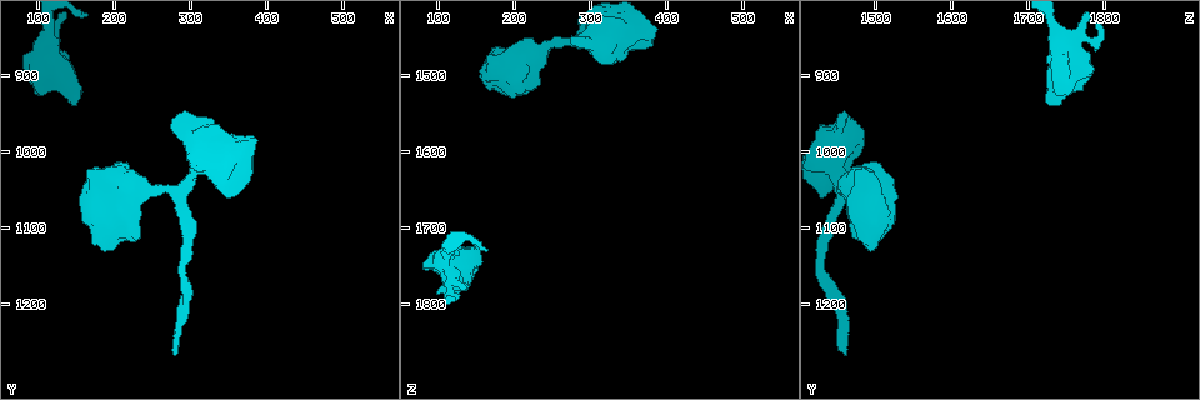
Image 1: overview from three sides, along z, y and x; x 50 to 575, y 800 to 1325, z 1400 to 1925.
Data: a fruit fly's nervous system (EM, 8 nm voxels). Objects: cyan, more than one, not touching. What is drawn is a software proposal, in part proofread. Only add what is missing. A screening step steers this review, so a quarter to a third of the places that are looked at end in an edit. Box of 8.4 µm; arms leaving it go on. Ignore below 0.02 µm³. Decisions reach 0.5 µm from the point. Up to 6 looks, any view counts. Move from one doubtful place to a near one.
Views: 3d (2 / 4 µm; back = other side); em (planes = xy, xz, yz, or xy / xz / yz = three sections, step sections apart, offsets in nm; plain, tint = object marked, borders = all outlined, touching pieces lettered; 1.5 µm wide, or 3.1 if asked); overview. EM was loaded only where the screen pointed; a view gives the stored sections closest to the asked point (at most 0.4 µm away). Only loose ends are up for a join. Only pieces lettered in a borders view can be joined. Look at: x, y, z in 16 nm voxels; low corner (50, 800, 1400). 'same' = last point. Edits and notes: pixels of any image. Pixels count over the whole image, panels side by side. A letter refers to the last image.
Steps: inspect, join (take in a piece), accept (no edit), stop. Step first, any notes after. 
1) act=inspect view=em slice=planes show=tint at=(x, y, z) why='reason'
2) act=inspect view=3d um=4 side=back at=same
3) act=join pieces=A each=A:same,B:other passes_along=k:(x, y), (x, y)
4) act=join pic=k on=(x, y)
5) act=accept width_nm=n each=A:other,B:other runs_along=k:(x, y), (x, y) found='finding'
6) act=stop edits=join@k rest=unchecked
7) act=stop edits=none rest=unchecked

act=inspect view=3d um=4 at=(275, 965, 1460) why='branch stops here'

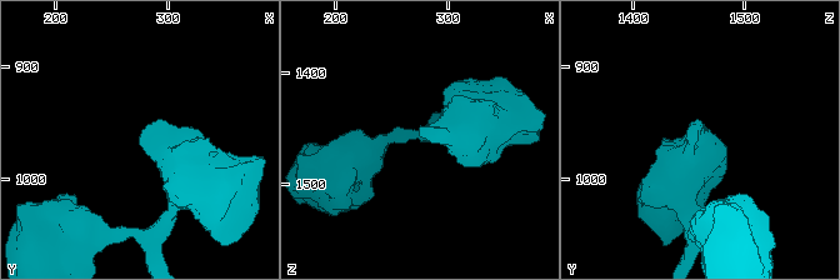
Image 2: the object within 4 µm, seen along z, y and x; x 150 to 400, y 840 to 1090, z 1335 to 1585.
act=inspect view=em slice=planes show=tint at=(274, 962, 1458) why='now the EM'

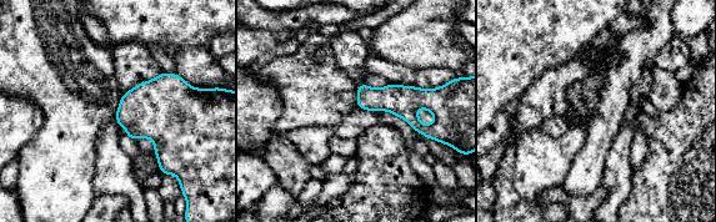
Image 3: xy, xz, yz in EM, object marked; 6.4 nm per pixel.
act=inspect view=em slice=planes show=borders at=same

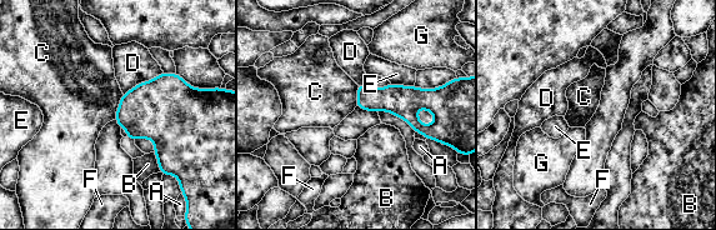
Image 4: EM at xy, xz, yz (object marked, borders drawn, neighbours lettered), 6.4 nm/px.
act=accept each=A:other,B:other,C:other,D:other,E:other,F:other,G:other border=4:(123, 94), (114, 119) found='none of them fits'

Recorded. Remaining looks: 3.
act=inspect view=3d um=4 side=back at=(165, 1025, 1475) why='thick end'

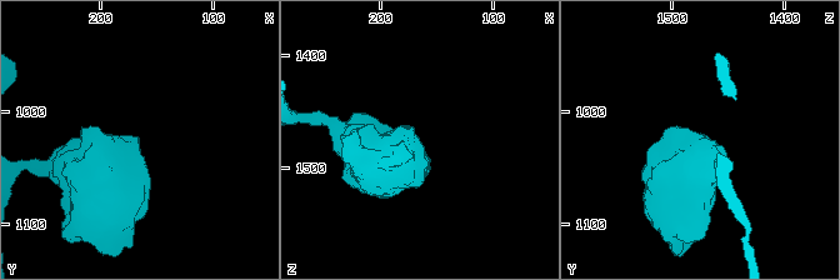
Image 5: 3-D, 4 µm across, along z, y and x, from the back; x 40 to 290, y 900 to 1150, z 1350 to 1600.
act=inspect view=em slice=planes show=borders at=(168, 1026, 1472)

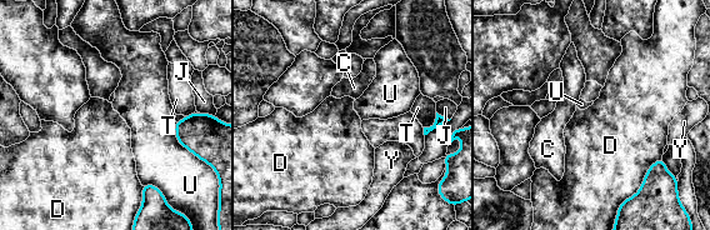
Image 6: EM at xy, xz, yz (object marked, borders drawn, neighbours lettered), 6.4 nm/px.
act=accept longest_contact=D:440nm each=C:other,D:other,J:other,T:other,U:other,Y:other border=6:(174, 121), (176, 140), (208, 164) found='no lettered piece goes on from it'

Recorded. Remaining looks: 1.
act=stop edits=none rest=unchecked

